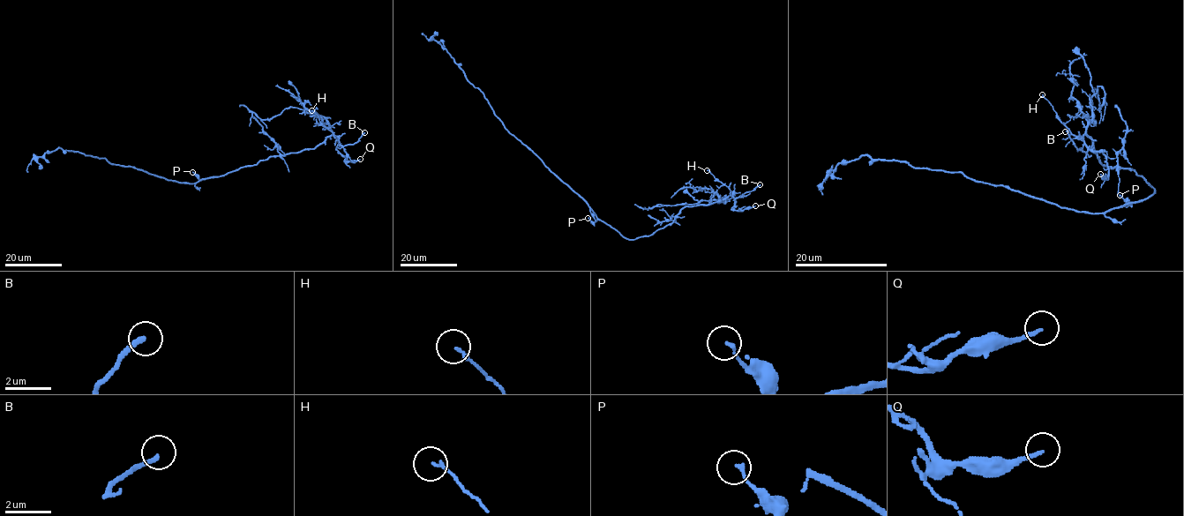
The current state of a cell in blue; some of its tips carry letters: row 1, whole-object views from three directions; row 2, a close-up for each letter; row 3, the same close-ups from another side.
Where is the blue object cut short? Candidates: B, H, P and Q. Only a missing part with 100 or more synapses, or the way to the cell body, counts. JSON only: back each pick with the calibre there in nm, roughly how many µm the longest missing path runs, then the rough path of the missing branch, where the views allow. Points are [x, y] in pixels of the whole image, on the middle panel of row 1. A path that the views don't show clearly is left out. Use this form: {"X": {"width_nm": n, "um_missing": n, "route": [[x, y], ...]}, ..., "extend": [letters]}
{"B": {"width_nm": 200, "um_missing": 15, "route": [[760, 184], [769, 190], [764, 205], [767, 212]]}, "extend": ["B"]}

